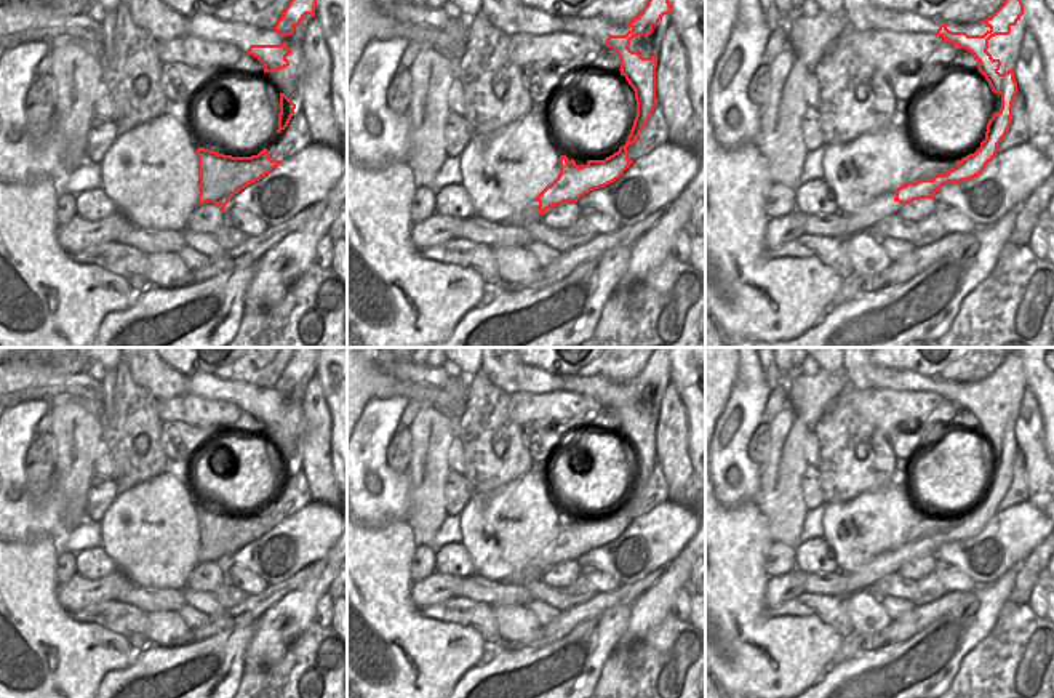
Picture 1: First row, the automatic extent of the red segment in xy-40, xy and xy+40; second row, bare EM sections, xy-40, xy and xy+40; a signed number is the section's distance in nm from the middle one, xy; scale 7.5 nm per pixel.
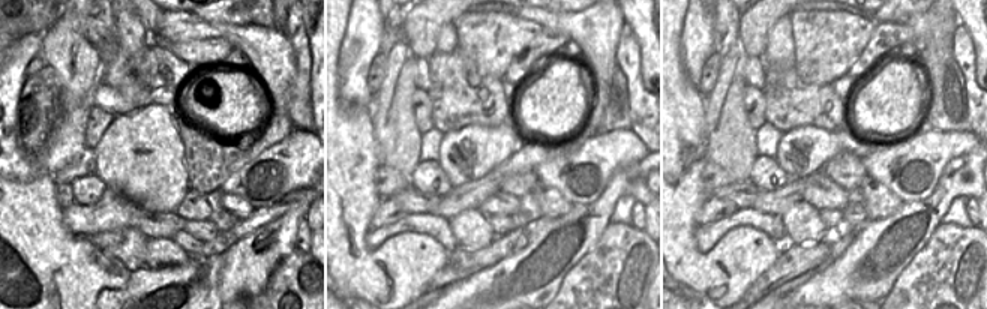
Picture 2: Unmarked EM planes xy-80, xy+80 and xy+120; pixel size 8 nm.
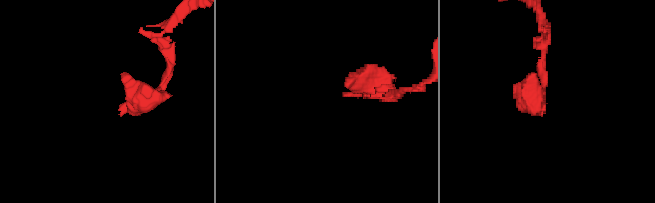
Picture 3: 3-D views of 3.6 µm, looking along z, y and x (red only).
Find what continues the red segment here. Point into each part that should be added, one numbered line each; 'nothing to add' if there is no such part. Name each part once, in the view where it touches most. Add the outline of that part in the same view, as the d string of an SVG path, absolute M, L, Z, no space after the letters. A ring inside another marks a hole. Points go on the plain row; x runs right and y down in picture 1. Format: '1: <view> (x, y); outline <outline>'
1: xy+40 (926, 525); outline M921 515L908 533L908 541L932 538L956 525L956 519L940 519L939 515Z

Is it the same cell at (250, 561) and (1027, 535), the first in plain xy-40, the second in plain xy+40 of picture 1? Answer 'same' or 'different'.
same

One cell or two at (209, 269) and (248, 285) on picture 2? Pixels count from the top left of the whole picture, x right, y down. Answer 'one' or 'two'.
two

